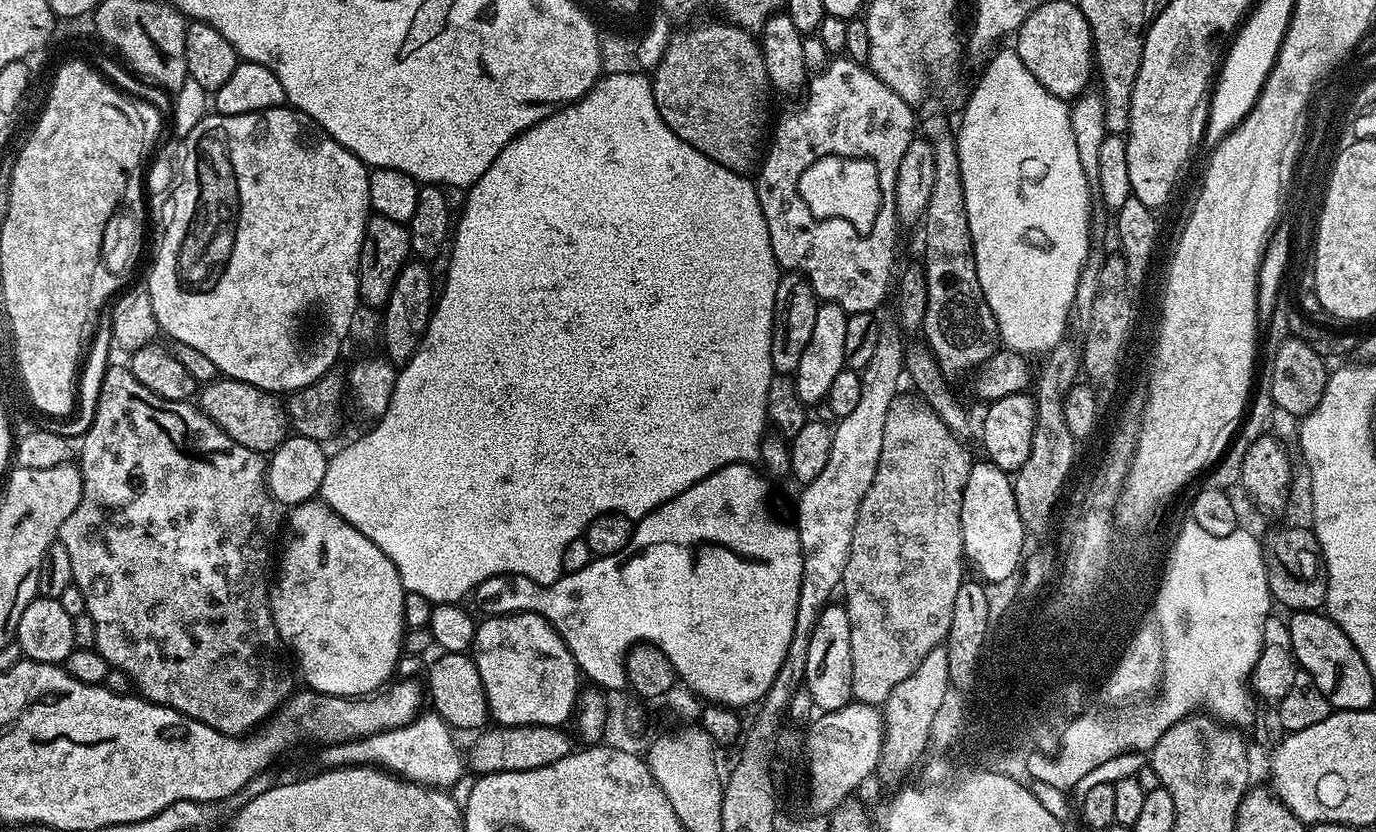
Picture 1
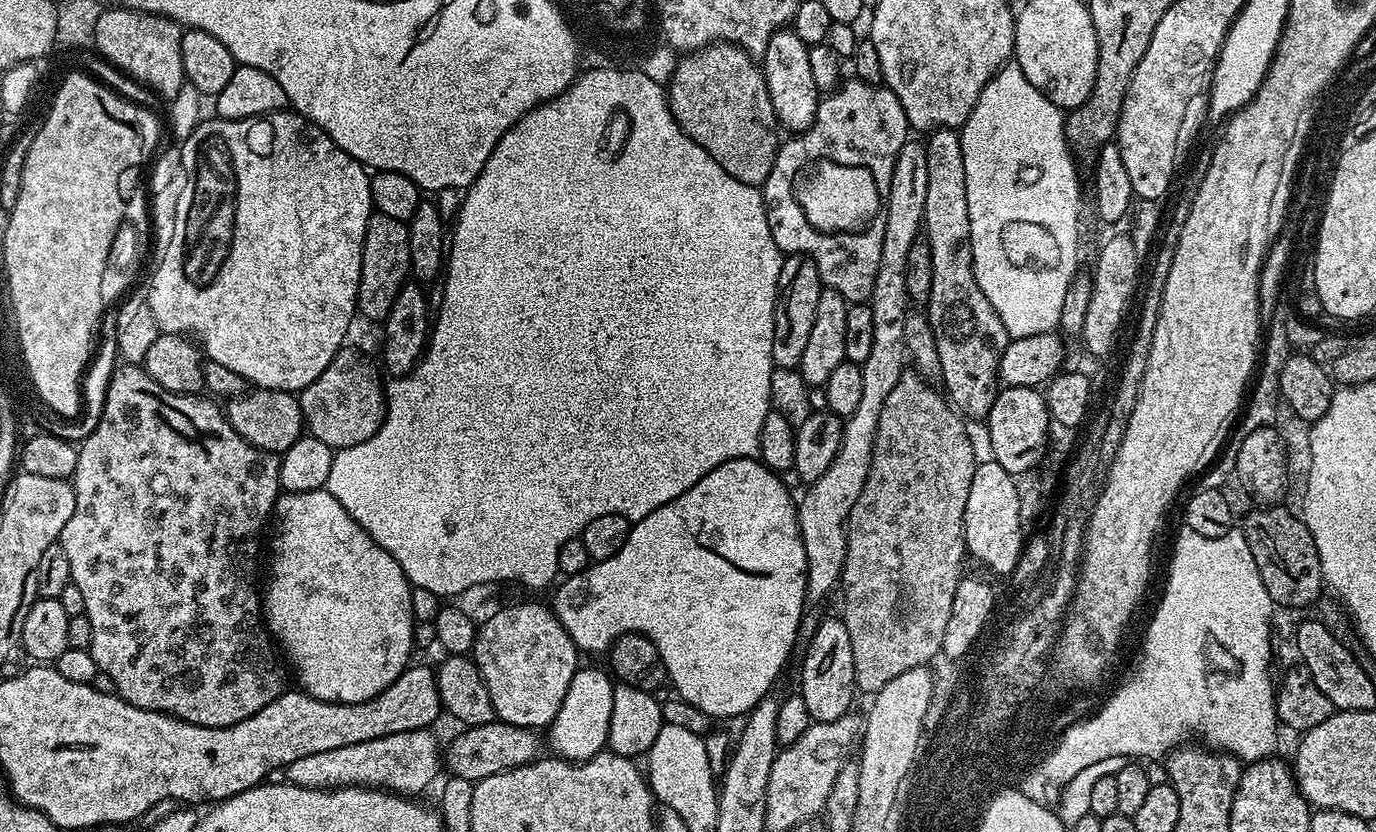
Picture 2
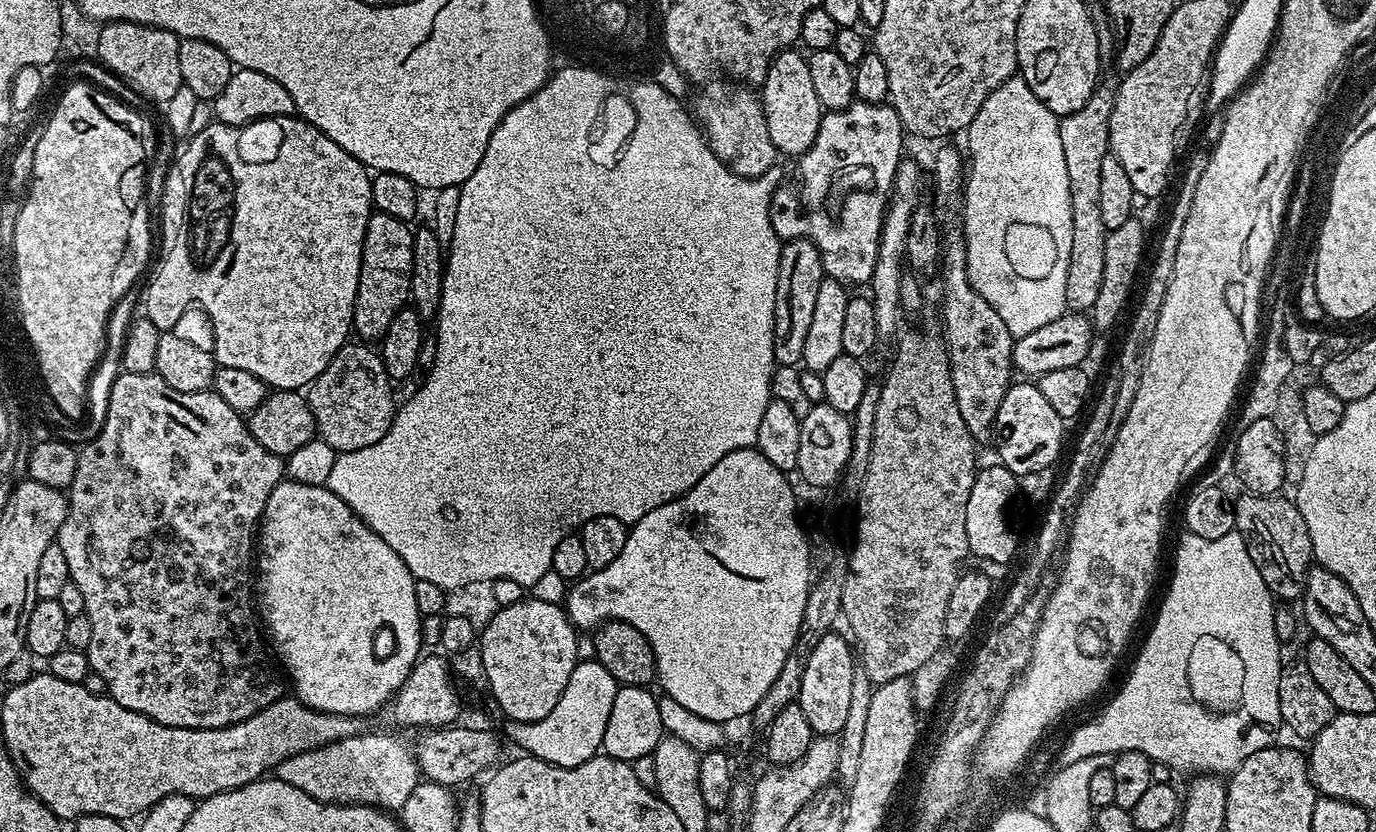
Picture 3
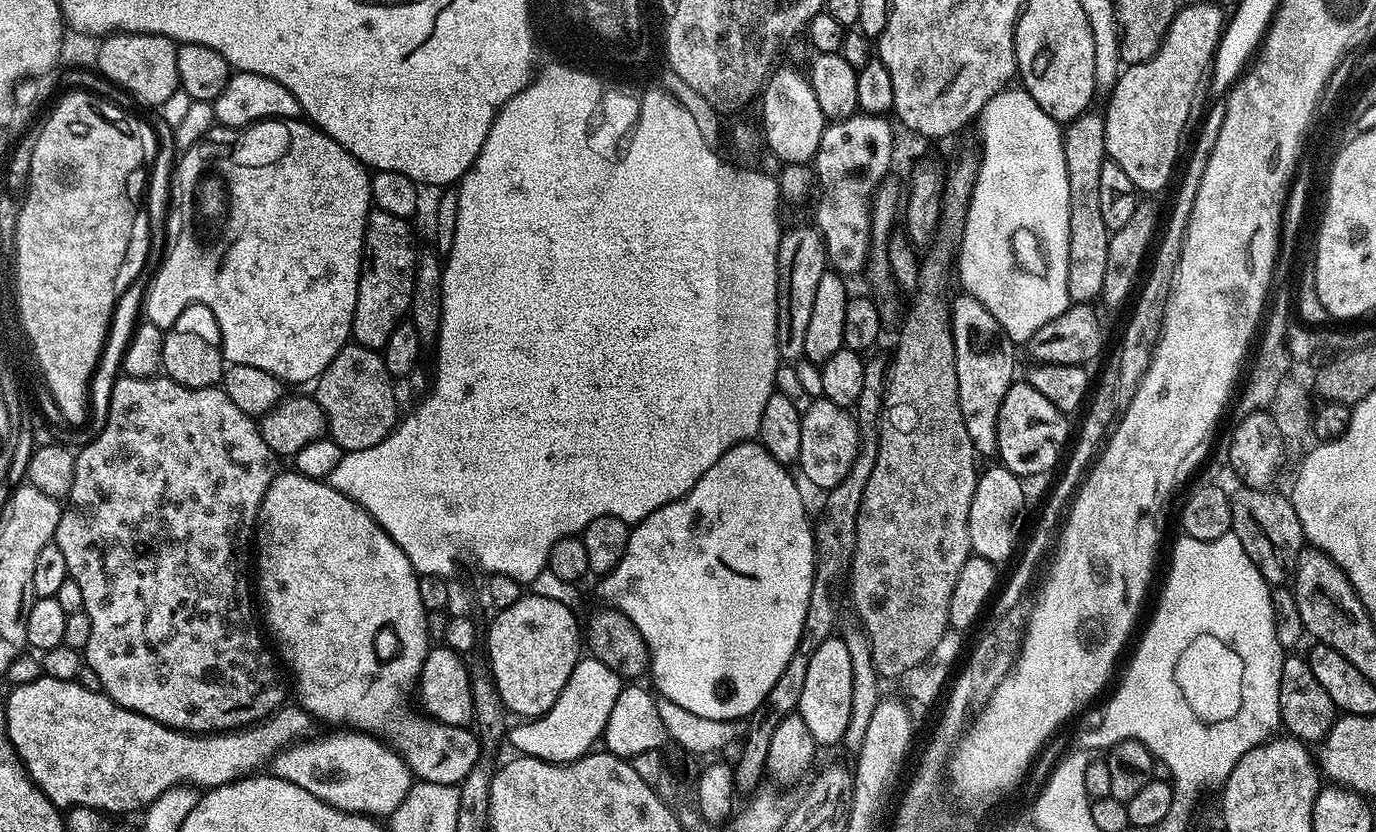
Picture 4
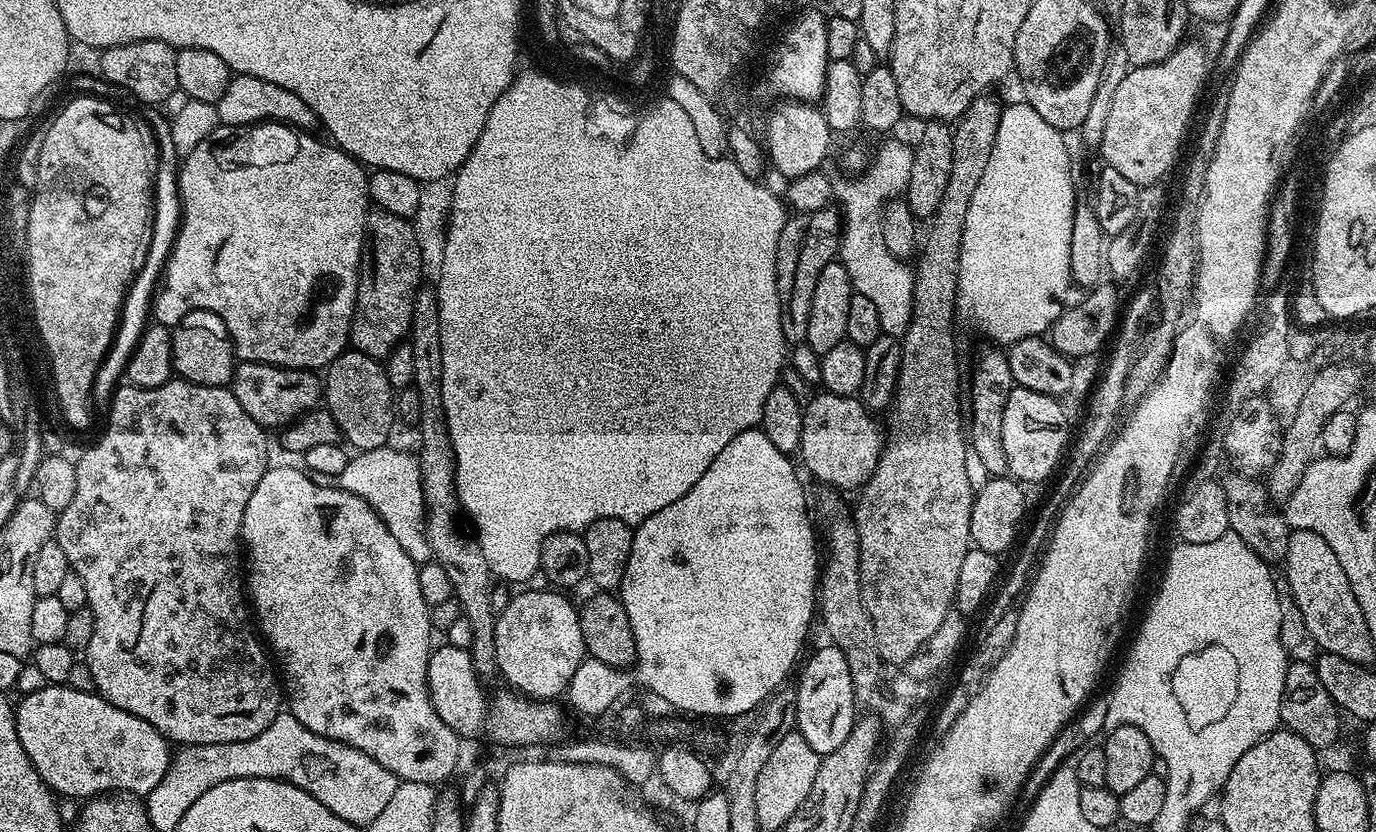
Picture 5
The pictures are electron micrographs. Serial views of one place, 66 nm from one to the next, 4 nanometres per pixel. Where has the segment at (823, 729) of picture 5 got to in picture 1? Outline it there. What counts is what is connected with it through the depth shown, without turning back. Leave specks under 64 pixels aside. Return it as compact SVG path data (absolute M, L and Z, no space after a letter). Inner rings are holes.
M829 603L828 607L822 610L814 630L807 633L806 639L808 639L808 657L802 663L803 687L808 689L815 707L821 713L826 713L853 703L850 618L843 603Z

